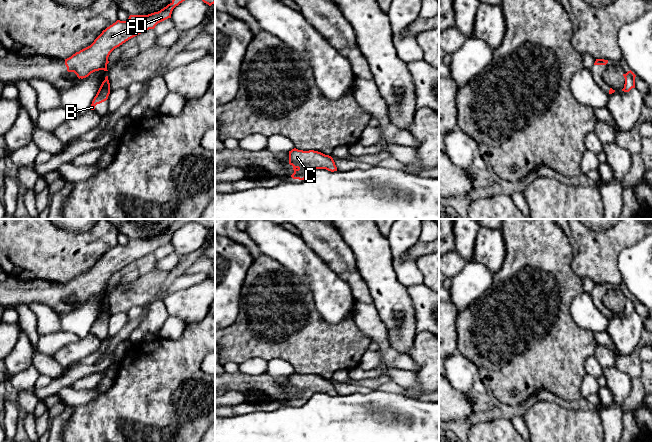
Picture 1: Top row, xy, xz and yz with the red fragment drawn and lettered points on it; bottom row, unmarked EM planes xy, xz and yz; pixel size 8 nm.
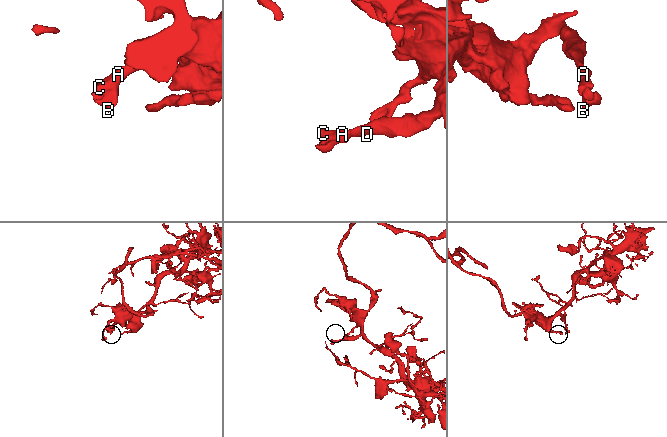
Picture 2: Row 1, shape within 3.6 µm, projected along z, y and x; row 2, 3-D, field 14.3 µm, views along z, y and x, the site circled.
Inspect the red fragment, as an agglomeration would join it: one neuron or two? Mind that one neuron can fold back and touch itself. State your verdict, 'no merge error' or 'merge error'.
no merge error

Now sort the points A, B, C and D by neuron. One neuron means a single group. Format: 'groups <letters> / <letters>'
groups A B C D

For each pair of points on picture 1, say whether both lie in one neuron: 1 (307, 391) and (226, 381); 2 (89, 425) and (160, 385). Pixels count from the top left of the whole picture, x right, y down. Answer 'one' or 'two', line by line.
1: one
2: one

